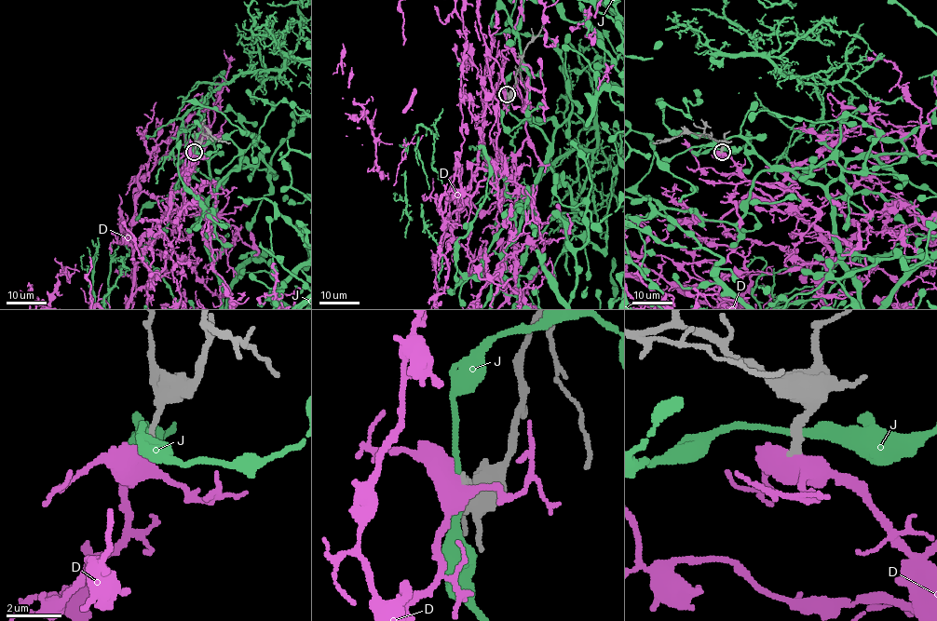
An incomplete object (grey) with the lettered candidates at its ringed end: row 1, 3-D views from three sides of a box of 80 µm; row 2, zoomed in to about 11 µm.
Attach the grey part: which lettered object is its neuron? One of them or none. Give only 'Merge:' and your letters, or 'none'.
Merge: D

